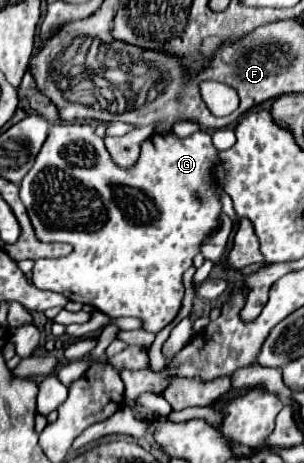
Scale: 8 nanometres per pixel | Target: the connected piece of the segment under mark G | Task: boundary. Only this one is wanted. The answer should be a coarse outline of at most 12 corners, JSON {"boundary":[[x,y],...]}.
{"boundary":[[51,126],[21,182],[33,284],[157,334],[219,230],[203,130],[129,170]]}

